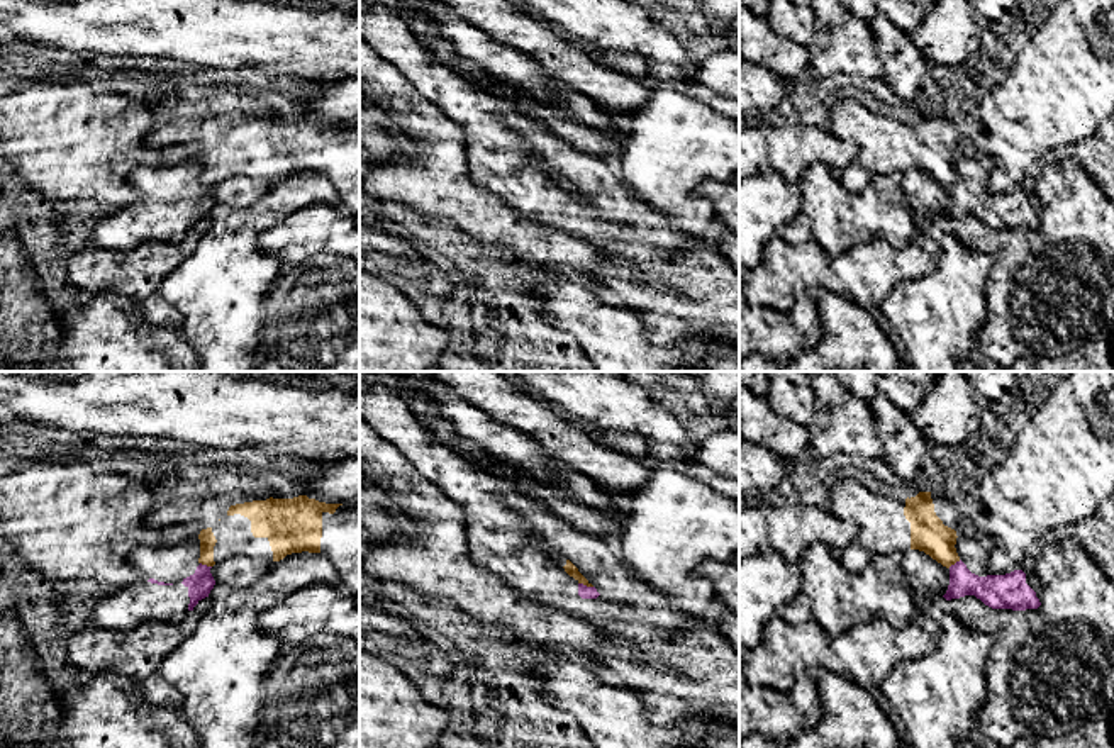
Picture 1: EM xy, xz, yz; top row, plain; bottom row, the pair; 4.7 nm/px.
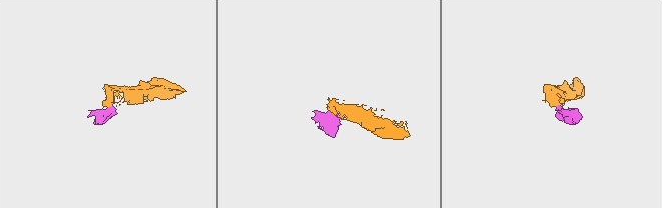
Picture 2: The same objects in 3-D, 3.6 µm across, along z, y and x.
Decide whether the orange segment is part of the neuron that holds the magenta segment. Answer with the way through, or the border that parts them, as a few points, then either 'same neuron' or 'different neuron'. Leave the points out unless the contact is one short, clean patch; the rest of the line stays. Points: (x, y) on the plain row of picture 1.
border along xz (579, 202), (592, 207); different neuron

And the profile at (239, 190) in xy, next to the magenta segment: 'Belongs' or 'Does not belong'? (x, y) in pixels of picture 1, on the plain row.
Belongs

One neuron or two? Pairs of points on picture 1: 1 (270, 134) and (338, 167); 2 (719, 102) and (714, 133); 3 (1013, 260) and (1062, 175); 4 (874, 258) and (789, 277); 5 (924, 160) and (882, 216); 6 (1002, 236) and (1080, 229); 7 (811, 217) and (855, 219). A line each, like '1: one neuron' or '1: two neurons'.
1: one neuron
2: two neurons
3: one neuron
4: one neuron
5: two neurons
6: one neuron
7: one neuron

